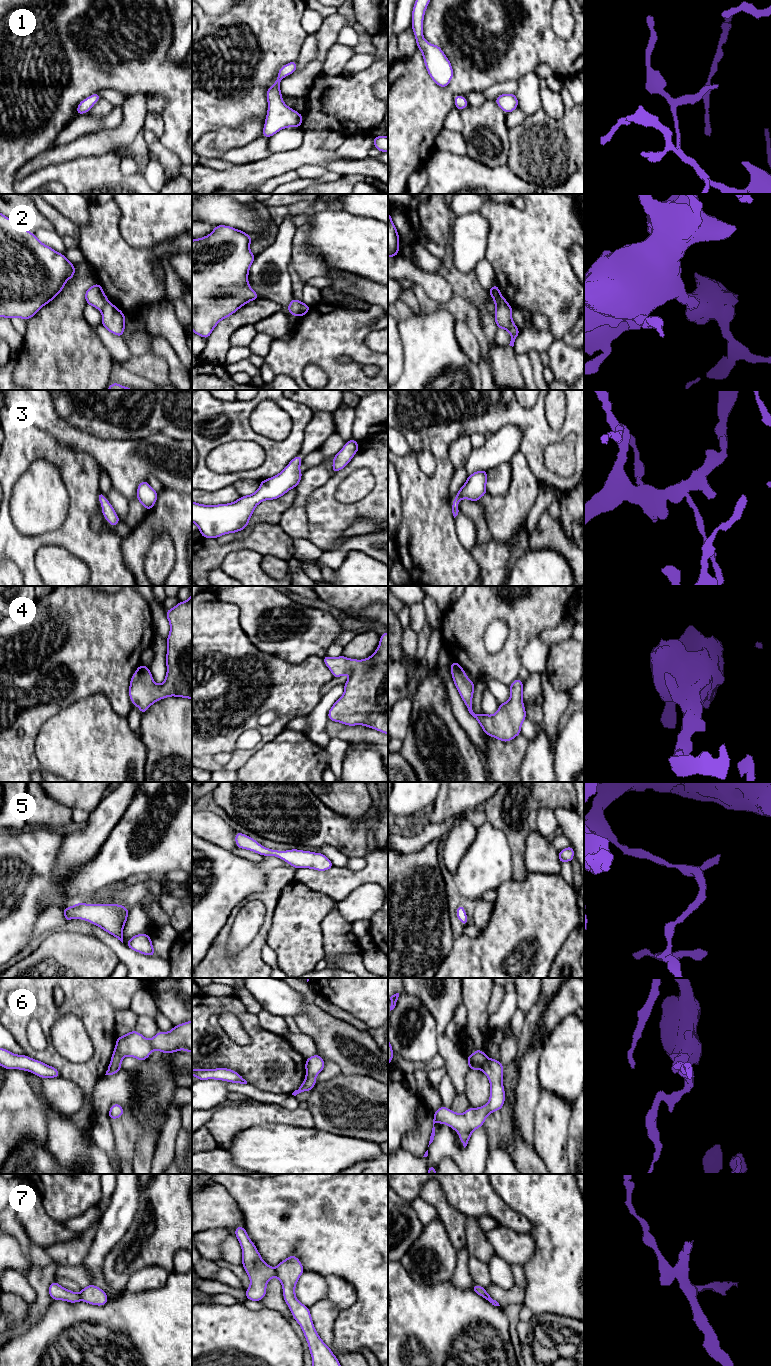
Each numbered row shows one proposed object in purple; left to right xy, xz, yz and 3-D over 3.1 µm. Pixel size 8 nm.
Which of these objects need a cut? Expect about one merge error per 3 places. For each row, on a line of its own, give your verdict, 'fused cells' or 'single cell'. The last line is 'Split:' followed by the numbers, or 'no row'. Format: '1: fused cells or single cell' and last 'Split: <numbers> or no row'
1: single cell
2: fused cells
3: single cell
4: single cell
5: single cell
6: fused cells
7: fused cells
Split: 2, 6, 7

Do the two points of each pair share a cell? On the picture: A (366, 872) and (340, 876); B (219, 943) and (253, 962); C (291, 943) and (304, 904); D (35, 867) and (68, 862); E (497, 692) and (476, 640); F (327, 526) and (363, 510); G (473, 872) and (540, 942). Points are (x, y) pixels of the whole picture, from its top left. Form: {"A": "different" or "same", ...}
{"A": "same", "B": "same", "C": "same", "D": "different", "E": "different", "F": "same", "G": "different"}

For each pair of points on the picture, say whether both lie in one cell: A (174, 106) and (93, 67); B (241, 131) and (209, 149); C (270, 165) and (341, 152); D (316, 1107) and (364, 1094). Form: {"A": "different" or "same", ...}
{"A": "same", "B": "same", "C": "different", "D": "same"}

